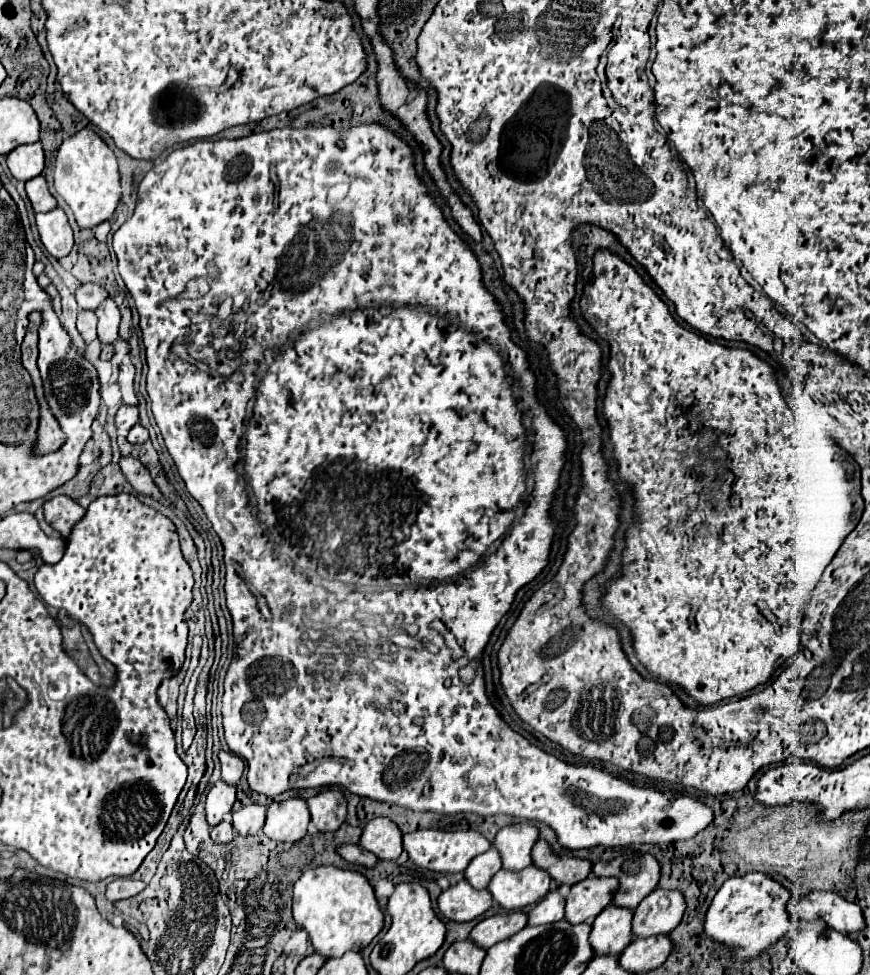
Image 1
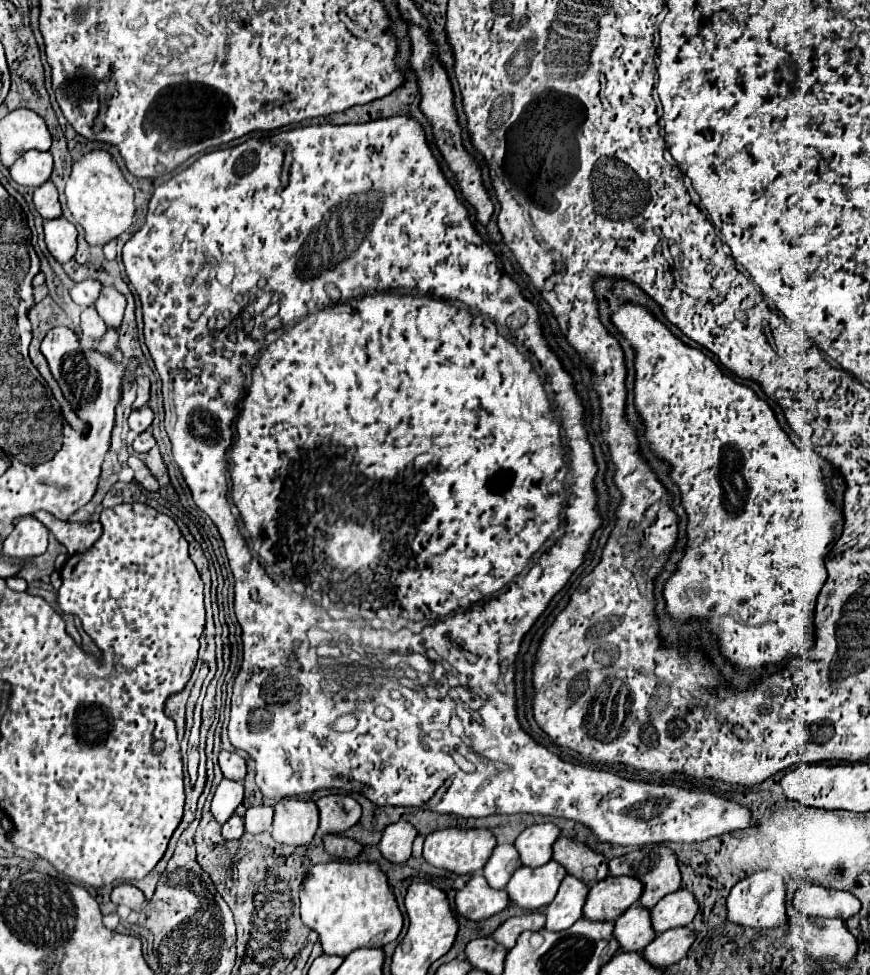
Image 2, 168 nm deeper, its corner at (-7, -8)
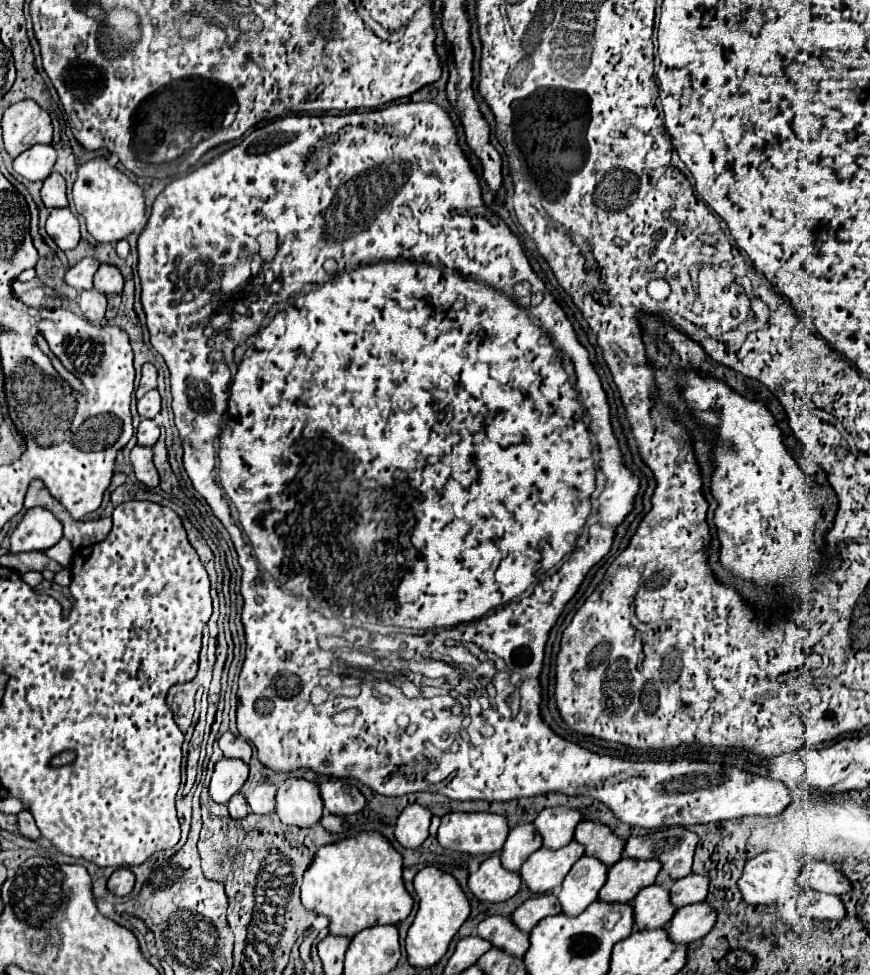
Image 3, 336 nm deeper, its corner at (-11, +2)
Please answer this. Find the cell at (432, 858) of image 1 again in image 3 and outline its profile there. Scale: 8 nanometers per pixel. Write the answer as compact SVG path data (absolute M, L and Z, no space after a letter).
M447 813L441 817L437 841L441 847L467 855L493 855L507 839L505 817L491 813Z

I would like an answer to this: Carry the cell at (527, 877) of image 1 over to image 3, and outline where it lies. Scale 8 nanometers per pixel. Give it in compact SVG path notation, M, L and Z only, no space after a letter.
M575 841L569 845L551 851L551 849L537 849L527 857L527 861L521 865L521 881L533 891L533 893L549 893L557 889L573 863L583 855L583 847Z

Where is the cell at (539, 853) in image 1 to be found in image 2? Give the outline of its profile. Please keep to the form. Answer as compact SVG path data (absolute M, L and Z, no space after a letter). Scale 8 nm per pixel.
M559 837L553 845L553 859L559 861L561 865L565 865L565 869L571 875L583 879L589 885L593 885L609 875L607 859L601 853L597 853L597 851L589 849L587 845L573 841L573 839Z

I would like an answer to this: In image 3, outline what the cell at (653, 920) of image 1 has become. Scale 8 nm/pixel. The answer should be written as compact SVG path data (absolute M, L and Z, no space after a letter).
M691 873L689 877L675 881L671 885L671 891L669 891L671 903L675 905L675 909L681 909L693 903L701 903L707 897L707 885L709 885L709 879L705 875Z

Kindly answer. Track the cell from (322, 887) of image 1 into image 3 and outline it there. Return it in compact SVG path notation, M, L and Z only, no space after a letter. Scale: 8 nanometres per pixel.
M359 833L355 837L349 837L319 849L319 853L315 855L309 869L303 875L301 901L305 909L329 917L331 921L329 933L337 937L355 937L359 931L375 925L399 925L403 919L409 917L413 909L413 899L403 885L401 871L403 871L403 859L383 835Z

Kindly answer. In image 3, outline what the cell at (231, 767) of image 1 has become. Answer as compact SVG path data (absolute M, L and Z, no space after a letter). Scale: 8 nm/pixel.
M231 731L223 733L223 737L219 739L219 747L227 759L239 759L243 763L249 763L249 759L251 759L249 741L241 735L233 735Z

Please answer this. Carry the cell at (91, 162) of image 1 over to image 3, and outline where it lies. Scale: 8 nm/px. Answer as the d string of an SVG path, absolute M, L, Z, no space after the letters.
M95 157L79 165L73 185L73 201L77 213L85 219L87 231L93 239L101 243L117 243L119 239L129 237L135 229L143 225L145 219L143 189L117 167L111 167L105 157Z

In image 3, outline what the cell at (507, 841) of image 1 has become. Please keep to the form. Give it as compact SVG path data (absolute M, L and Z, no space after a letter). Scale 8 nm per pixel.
M553 807L553 809L543 809L533 821L533 825L543 839L543 847L561 849L563 845L571 843L573 829L579 821L581 815L577 813L577 809Z

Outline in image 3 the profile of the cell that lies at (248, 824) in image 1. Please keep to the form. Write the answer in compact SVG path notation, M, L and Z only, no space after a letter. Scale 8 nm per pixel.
M263 783L263 785L255 787L251 791L251 795L247 797L247 803L249 803L251 811L255 815L271 813L275 809L275 791L277 791L277 787L269 785L269 783Z

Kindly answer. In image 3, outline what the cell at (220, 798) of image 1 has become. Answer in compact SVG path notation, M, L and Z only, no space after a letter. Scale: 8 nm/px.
M221 759L211 775L211 785L209 785L211 799L219 805L229 803L229 799L237 795L243 783L247 781L247 775L249 767L245 763L237 759Z

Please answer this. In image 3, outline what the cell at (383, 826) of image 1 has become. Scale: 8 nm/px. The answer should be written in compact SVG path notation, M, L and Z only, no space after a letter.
M407 805L395 823L395 839L407 847L417 849L429 837L431 811L421 805Z

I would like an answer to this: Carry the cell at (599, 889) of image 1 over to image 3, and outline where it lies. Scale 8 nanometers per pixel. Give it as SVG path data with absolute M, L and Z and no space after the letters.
M621 859L617 861L609 873L607 883L599 891L599 901L605 903L629 903L643 889L655 883L655 877L661 869L659 861L637 861L637 859Z

